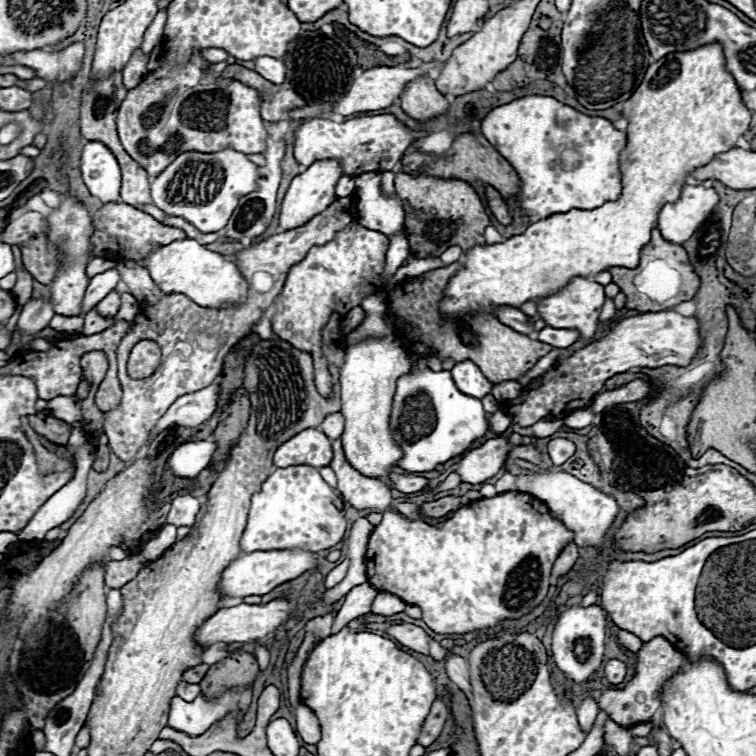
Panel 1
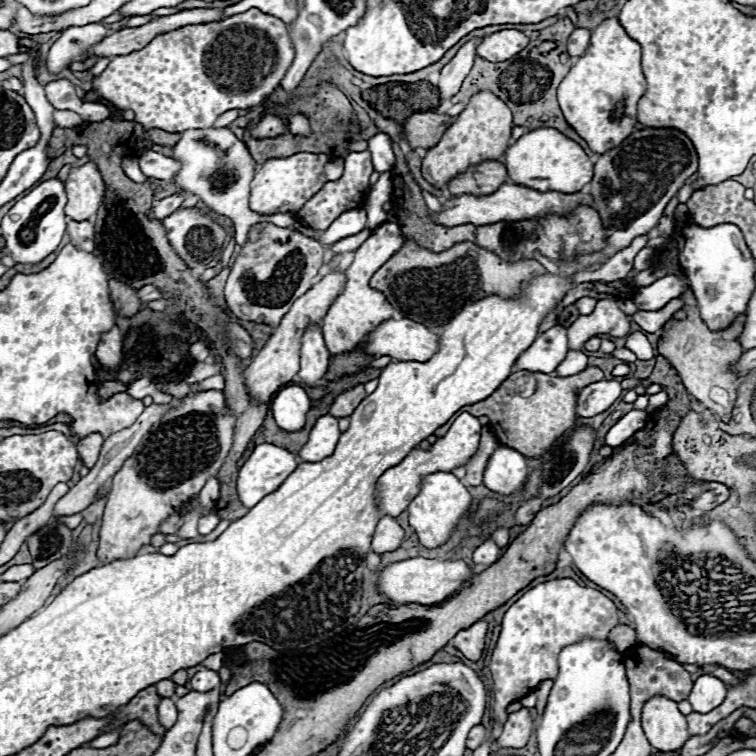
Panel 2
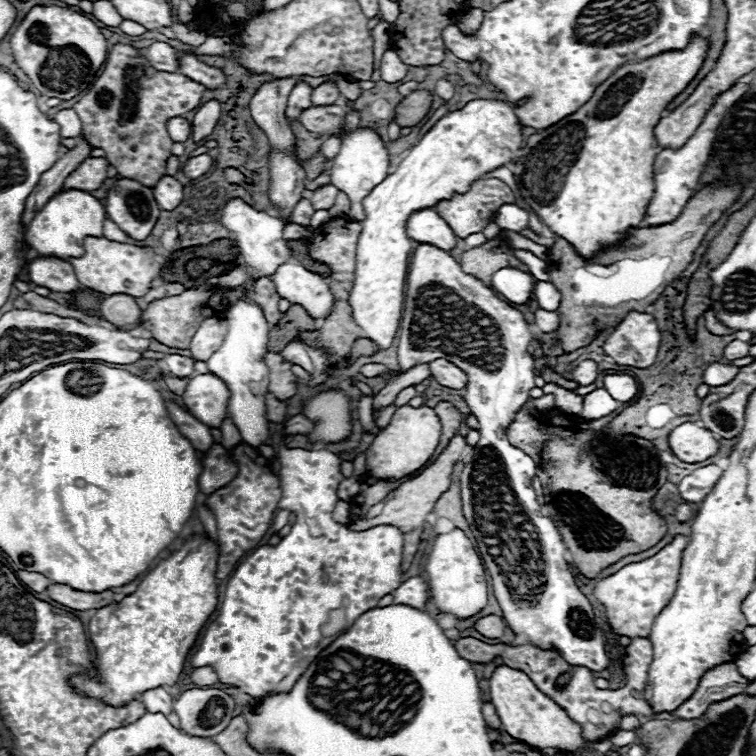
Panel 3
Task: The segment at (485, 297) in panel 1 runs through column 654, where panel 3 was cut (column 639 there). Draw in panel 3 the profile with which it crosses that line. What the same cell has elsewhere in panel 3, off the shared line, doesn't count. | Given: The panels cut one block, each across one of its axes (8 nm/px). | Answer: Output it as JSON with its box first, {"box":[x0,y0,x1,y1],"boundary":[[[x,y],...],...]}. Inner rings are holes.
{"box":[514,36,708,256],"boundary":[[[692,36],[684,50],[666,50],[648,60],[624,64],[606,82],[602,82],[592,98],[574,114],[562,118],[550,128],[530,136],[514,166],[514,176],[520,194],[540,216],[540,220],[558,236],[568,240],[576,252],[590,256],[614,244],[624,230],[640,228],[646,206],[654,194],[654,160],[660,152],[654,128],[662,118],[666,106],[692,82],[704,64],[708,52],[708,38]]]}

